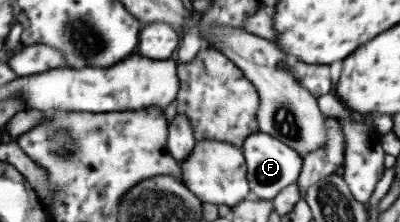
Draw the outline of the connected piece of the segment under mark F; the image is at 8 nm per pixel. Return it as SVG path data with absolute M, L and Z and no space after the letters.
M258 131L244 139L241 151L247 168L250 197L273 200L282 190L282 187L297 180L301 169L302 156L275 138Z

